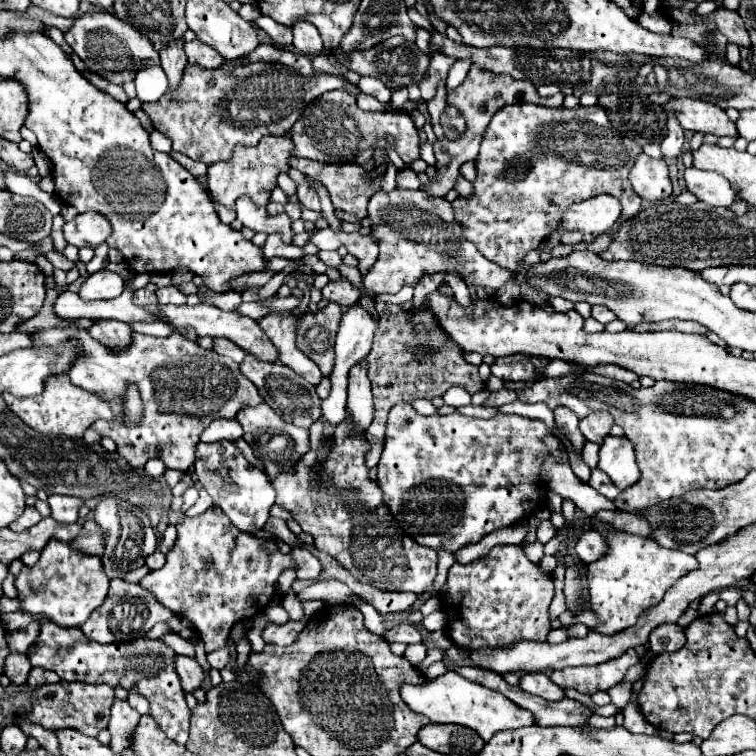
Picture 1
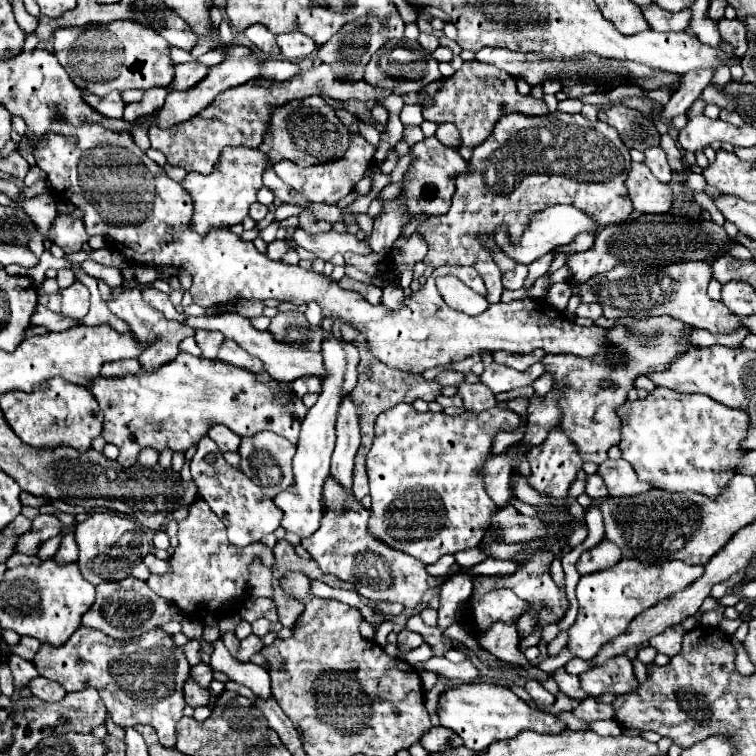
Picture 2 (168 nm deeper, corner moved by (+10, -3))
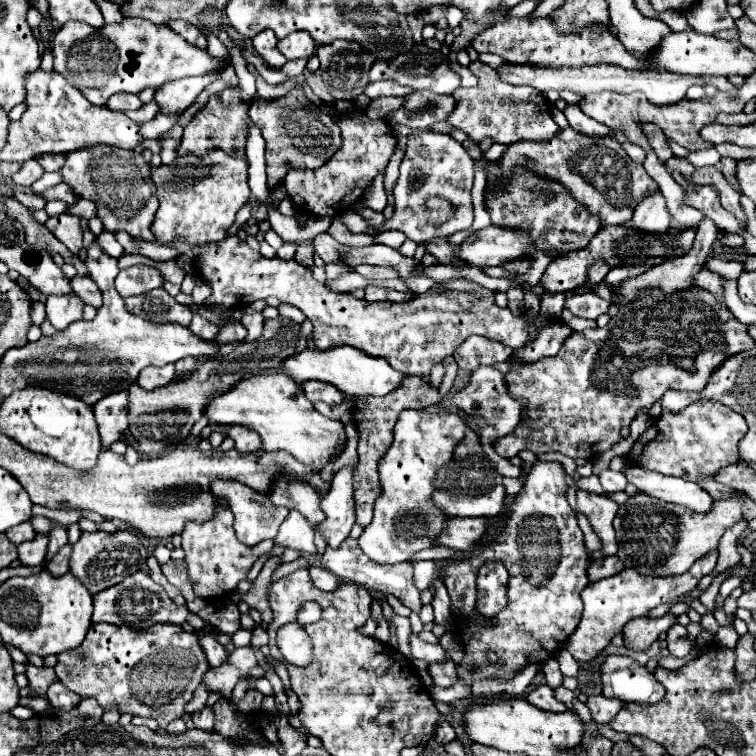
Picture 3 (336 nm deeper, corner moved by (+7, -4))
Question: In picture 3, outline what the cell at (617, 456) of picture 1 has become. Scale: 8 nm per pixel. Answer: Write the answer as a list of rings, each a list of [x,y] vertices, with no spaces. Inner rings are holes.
[[[638,465],[626,467],[624,475],[626,475],[628,483],[634,483],[638,487],[638,491],[652,495],[660,501],[682,505],[686,509],[704,511],[704,513],[708,513],[708,509],[712,509],[714,499],[692,481],[684,481],[678,477],[666,477],[656,471],[646,471]]]

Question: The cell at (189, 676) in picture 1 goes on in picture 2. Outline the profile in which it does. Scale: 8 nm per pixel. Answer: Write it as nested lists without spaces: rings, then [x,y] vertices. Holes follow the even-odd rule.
[[[189,676],[189,680],[185,680],[185,702],[189,706],[201,706],[201,704],[209,704],[209,690],[201,688],[199,684],[193,684],[193,678]]]

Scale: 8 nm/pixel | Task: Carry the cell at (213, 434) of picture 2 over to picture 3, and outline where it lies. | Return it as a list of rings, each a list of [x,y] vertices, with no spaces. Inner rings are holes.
[[[232,425],[228,429],[228,435],[236,441],[236,449],[240,453],[252,453],[262,447],[260,437],[256,437],[256,433],[252,433],[252,429],[240,429],[240,425]]]

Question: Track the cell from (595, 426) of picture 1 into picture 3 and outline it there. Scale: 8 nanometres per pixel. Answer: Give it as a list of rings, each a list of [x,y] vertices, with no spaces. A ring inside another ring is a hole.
[[[696,285],[696,289],[688,289],[688,293],[670,293],[670,295],[662,295],[662,297],[644,297],[644,299],[636,299],[632,303],[624,303],[620,305],[620,311],[610,319],[610,323],[604,327],[604,329],[586,329],[586,331],[580,331],[580,333],[572,333],[572,337],[568,337],[568,341],[562,345],[560,353],[554,355],[554,357],[546,357],[544,361],[536,361],[534,365],[518,365],[516,369],[510,369],[506,373],[506,381],[508,381],[508,393],[510,397],[514,397],[516,401],[520,401],[522,405],[522,413],[520,413],[520,423],[516,425],[516,429],[502,437],[500,441],[496,441],[494,449],[498,455],[502,457],[514,457],[518,455],[520,451],[532,451],[536,455],[542,455],[542,453],[548,453],[548,451],[558,451],[566,457],[584,457],[584,459],[594,459],[596,455],[604,453],[606,449],[610,449],[614,443],[620,441],[620,429],[622,427],[628,427],[640,411],[644,409],[650,409],[656,401],[660,401],[660,397],[668,391],[668,389],[676,389],[676,391],[702,391],[704,385],[708,385],[708,377],[712,377],[712,373],[732,355],[736,353],[742,353],[742,351],[748,351],[754,347],[754,339],[750,337],[748,333],[748,327],[744,323],[740,323],[730,311],[728,307],[718,301],[710,291],[702,289]]]

